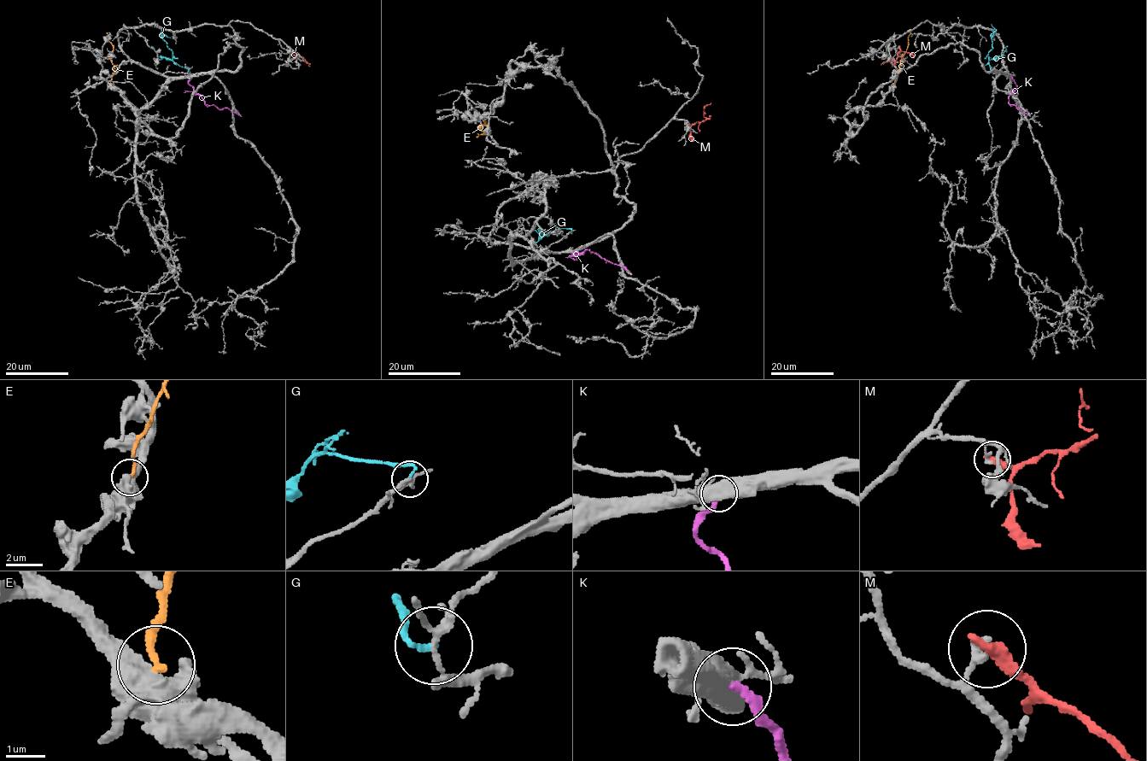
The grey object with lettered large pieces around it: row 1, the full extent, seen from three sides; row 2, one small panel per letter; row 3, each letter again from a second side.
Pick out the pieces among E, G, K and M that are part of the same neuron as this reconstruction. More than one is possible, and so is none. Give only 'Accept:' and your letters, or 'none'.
Accept: none

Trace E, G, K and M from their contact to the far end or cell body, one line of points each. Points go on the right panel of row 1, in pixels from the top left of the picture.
E: (893, 84), (910, 32)
G: (993, 70), (988, 52), (992, 48), (991, 35), (995, 30), (991, 25)
K: (1010, 76), (1017, 88), (1009, 96), (1009, 103), (1021, 108), (1027, 116)
M: (899, 46), (894, 61), (880, 64)

